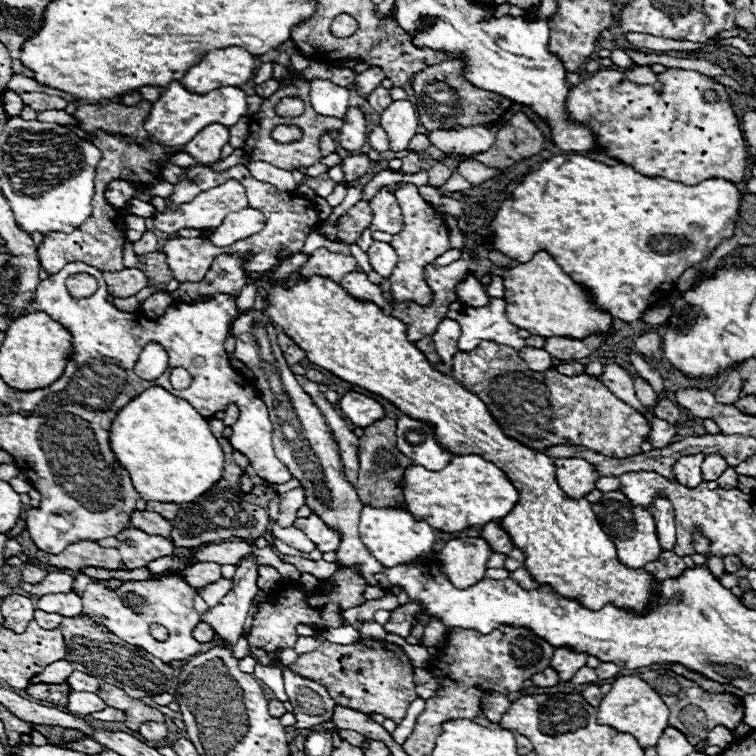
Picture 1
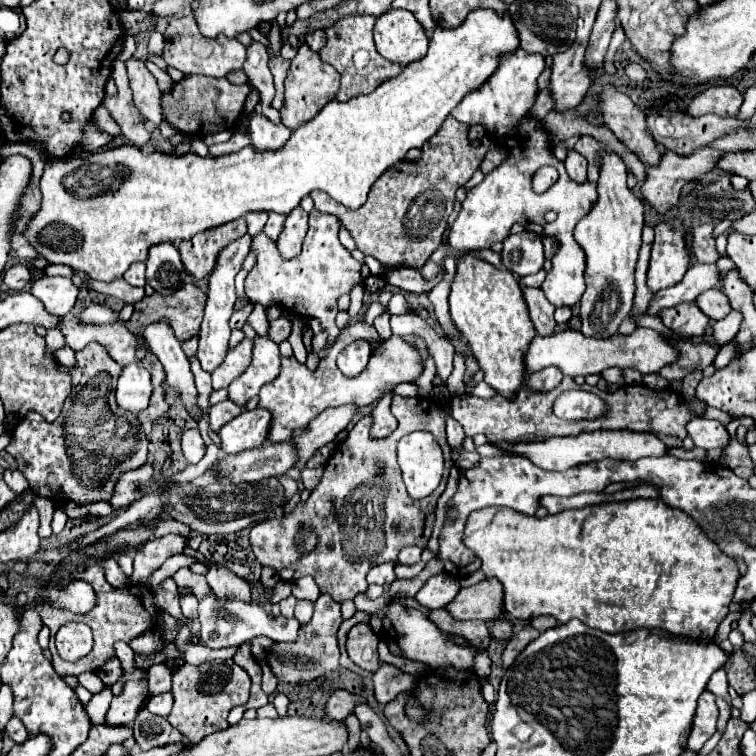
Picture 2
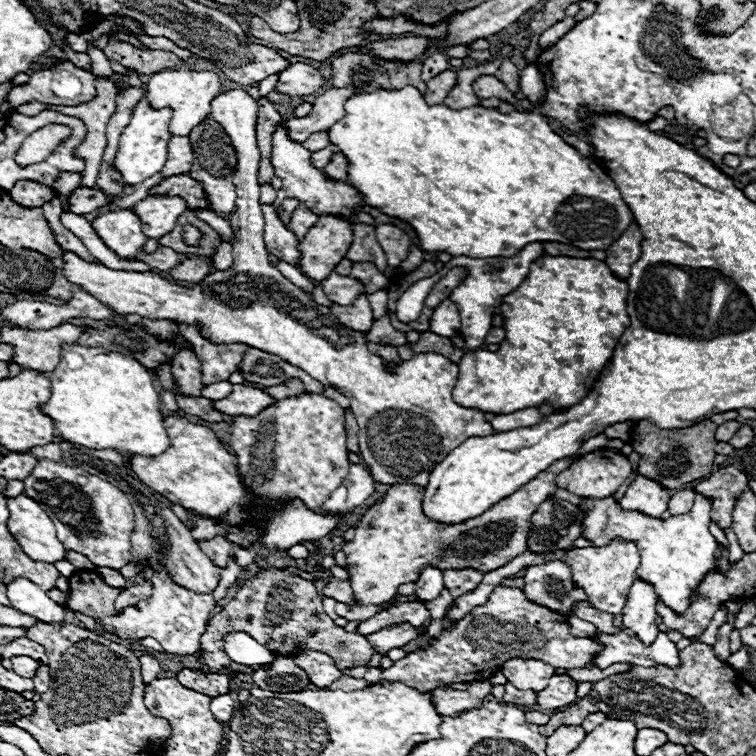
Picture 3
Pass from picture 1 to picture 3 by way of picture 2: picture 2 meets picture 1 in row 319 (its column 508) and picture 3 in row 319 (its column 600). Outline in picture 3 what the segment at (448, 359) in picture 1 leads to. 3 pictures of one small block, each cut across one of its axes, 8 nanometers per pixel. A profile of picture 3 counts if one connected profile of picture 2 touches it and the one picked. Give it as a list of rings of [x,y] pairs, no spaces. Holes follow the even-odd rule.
[[[450,300],[440,302],[440,306],[436,306],[436,310],[430,318],[430,330],[444,338],[452,338],[452,336],[456,336],[458,328],[460,328],[458,308]]]

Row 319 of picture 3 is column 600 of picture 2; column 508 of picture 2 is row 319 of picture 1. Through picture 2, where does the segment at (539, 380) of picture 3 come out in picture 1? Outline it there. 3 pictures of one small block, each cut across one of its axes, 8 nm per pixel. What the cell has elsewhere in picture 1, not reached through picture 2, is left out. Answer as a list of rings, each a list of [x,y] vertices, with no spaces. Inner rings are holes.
[[[538,252],[530,262],[506,270],[504,290],[508,320],[518,328],[528,330],[532,336],[586,338],[594,332],[606,336],[614,326],[614,318],[606,310],[598,310],[592,294],[580,284],[574,284],[548,252]]]

